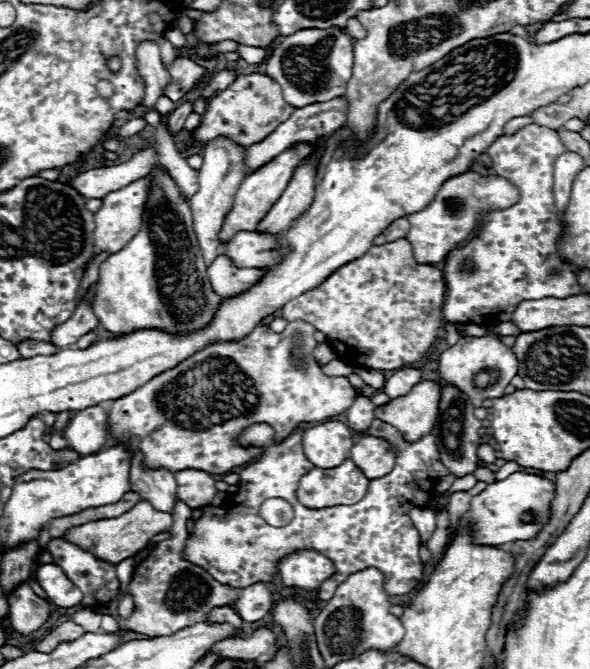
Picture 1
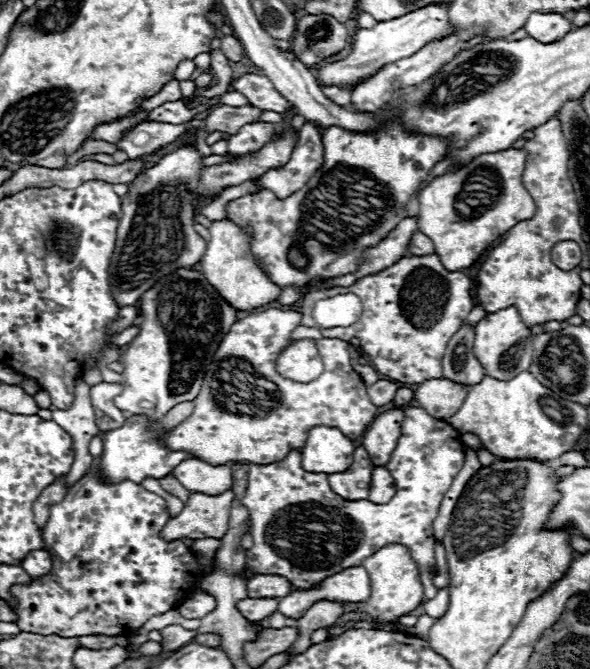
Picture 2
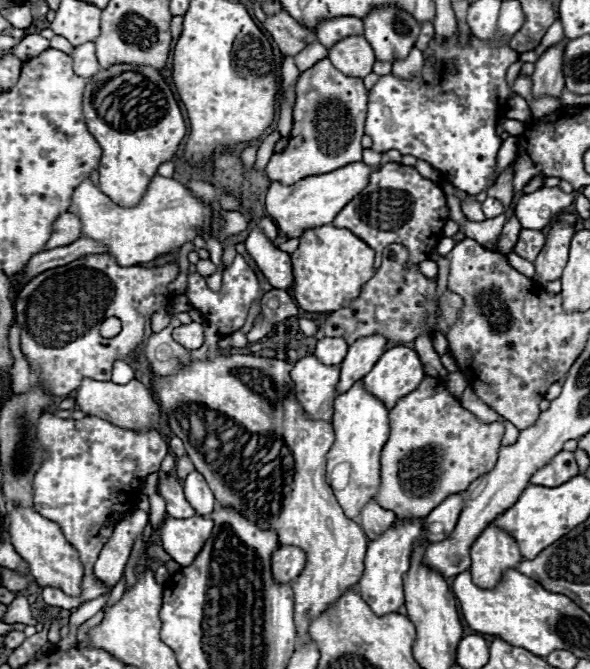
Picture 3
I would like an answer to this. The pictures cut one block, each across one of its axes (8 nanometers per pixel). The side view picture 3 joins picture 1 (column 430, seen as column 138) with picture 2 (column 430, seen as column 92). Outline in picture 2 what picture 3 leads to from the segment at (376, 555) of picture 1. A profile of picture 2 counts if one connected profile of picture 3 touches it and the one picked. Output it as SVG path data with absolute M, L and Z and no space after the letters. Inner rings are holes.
M406 406L404 420L400 426L400 438L390 456L386 468L392 468L392 478L396 482L396 494L386 504L374 504L370 500L344 500L330 490L326 474L306 472L302 468L302 456L298 450L292 450L284 460L274 464L248 464L248 484L246 494L240 500L248 512L252 522L252 538L254 546L246 550L246 566L254 574L278 574L284 576L294 588L310 588L324 578L346 570L350 566L358 566L364 558L372 556L376 550L386 544L402 544L408 548L412 560L420 566L420 580L424 586L424 596L434 598L436 588L432 586L432 564L434 564L434 532L432 522L438 516L440 502L448 492L454 476L460 472L464 464L464 444L460 432L452 428L448 422L432 418L424 408Z

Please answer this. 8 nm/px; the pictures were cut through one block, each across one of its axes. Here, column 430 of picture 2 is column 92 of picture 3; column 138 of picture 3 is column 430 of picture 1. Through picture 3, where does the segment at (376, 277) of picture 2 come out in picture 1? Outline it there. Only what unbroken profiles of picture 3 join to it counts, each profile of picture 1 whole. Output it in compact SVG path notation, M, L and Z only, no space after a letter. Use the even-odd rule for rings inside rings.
M400 238L396 242L386 242L380 246L368 248L362 258L348 262L330 274L318 288L300 294L282 306L280 314L284 320L304 320L312 324L316 330L326 334L336 354L342 358L350 358L354 366L372 368L372 370L398 370L406 364L418 362L442 328L442 304L444 304L444 278L442 270L418 264L412 254L412 246Z

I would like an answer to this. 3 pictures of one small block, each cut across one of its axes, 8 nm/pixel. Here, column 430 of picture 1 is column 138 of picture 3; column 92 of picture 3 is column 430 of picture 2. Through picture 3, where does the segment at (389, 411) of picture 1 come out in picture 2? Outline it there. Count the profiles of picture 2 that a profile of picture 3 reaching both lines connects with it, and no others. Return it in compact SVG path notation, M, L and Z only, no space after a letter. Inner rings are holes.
M446 378L426 380L414 392L414 402L422 406L430 416L448 420L464 402L464 394L468 394L468 386L460 386L456 382L448 382Z

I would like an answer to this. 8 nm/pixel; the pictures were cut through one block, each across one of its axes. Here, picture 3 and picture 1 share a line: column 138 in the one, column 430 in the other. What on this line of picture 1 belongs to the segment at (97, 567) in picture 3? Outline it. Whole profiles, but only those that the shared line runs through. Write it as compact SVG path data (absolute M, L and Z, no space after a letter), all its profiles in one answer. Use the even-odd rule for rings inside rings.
M412 508L410 518L412 518L416 530L420 532L422 540L426 542L430 538L430 534L436 530L436 512L430 508Z

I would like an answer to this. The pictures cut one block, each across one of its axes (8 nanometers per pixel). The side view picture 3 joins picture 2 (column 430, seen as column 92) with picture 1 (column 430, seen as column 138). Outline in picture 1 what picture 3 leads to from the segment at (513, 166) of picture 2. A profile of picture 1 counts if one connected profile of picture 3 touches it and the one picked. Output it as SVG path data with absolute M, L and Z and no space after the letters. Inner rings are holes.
M464 172L458 176L448 178L438 192L434 194L432 202L414 214L408 214L410 230L408 242L412 244L412 252L416 262L436 264L446 258L446 254L478 226L480 212L492 208L508 208L518 202L518 188L500 176L480 176L476 172Z

